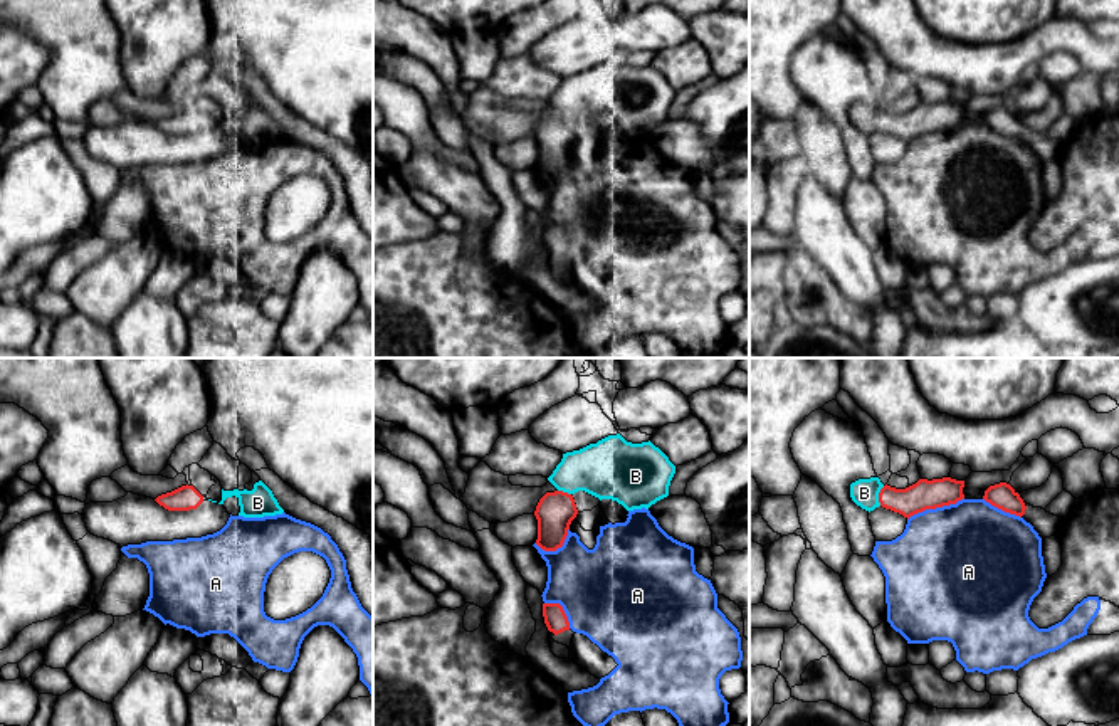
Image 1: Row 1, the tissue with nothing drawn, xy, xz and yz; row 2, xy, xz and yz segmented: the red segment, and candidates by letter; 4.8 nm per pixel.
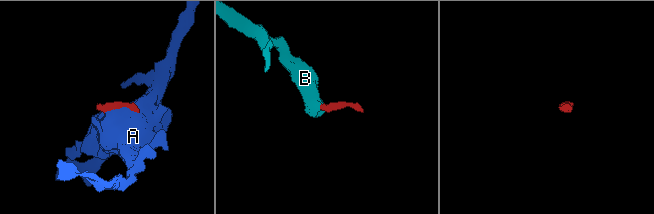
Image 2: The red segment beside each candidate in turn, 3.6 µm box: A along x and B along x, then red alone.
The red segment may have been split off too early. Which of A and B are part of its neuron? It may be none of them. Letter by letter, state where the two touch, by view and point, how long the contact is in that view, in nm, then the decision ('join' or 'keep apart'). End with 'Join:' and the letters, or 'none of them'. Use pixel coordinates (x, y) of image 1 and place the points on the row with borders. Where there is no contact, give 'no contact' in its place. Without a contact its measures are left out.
A: meets red in yz at (935, 508); contact 300 nm long; keep apart
B: meets red in yz at (879, 496); contact 100 nm long; join
Join: B

